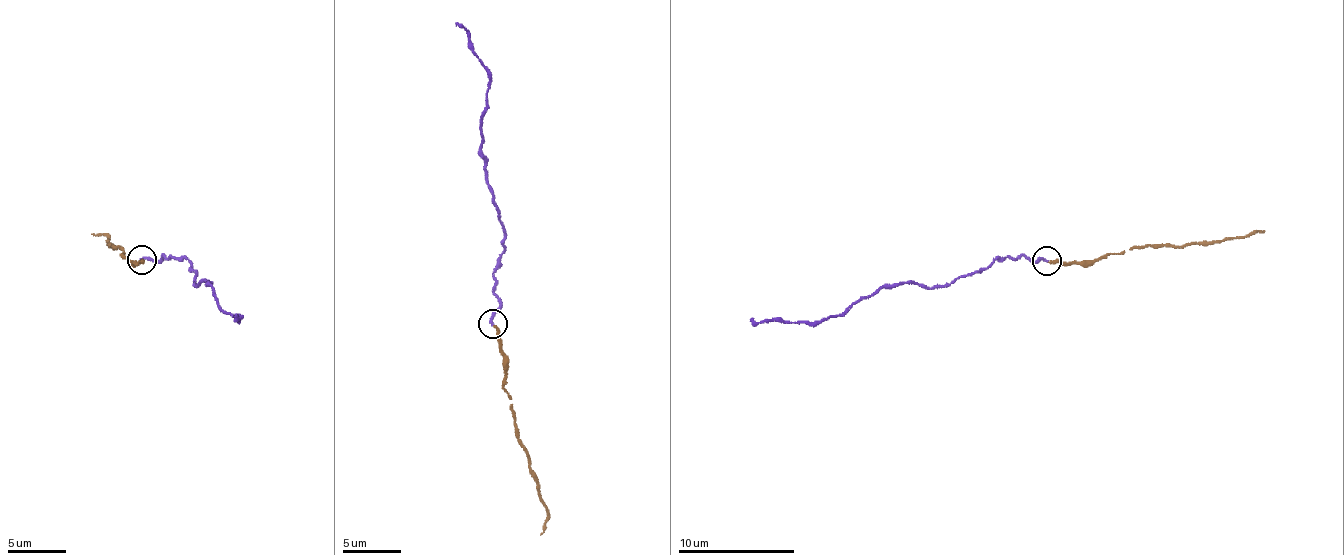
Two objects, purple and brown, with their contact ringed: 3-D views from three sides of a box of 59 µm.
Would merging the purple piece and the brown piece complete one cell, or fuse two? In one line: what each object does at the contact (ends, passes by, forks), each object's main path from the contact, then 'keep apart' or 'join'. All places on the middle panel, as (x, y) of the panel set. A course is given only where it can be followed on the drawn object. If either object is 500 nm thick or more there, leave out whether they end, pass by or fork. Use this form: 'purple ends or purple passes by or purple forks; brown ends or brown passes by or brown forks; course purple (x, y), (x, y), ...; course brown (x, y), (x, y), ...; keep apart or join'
purple ends; brown ends; course purple (493, 323), (499, 306), (494, 268), (504, 233), (479, 133), (487, 110), (489, 75), (469, 34), (456, 22); course brown (493, 326), (504, 358), (503, 384), (514, 420), (514, 431), (547, 516), (540, 534); join

